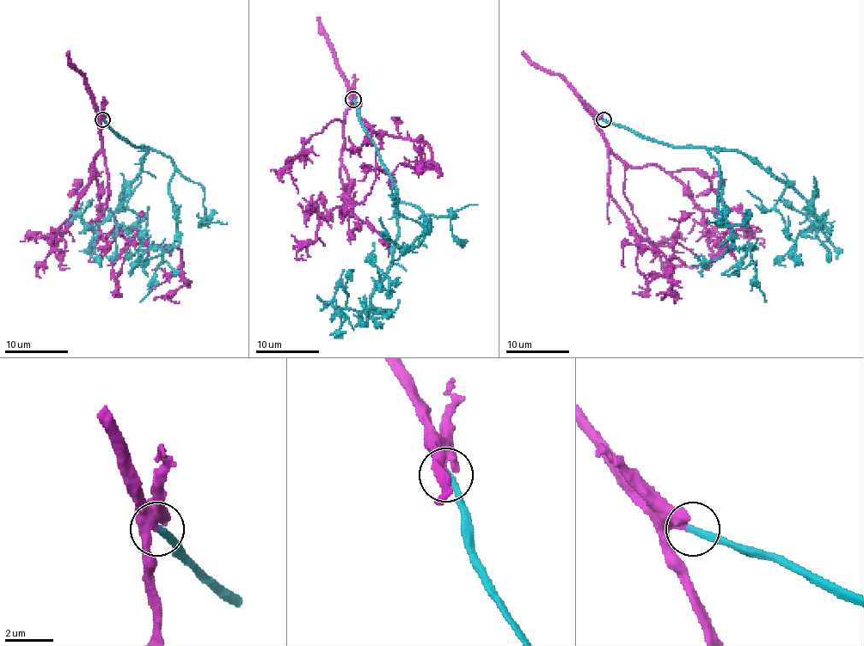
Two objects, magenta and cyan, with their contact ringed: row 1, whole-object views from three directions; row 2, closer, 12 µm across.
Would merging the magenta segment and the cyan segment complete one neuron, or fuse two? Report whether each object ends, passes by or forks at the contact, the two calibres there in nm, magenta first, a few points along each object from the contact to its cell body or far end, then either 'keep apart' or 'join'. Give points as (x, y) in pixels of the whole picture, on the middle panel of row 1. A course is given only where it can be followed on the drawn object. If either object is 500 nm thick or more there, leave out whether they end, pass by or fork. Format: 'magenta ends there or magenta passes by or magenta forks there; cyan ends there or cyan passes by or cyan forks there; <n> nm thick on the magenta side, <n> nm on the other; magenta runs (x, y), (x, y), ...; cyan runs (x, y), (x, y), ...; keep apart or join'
magenta passes by; cyan ends there; 240 nm thick on the magenta side, 280 nm on the other; magenta runs (353, 100), (350, 94), (358, 105), (358, 114), (376, 131), (421, 139), (436, 167), (421, 167), (404, 157); cyan runs (353, 100), (396, 195), (398, 240), (393, 263), (361, 311), (338, 309), (331, 302), (344, 270); join

